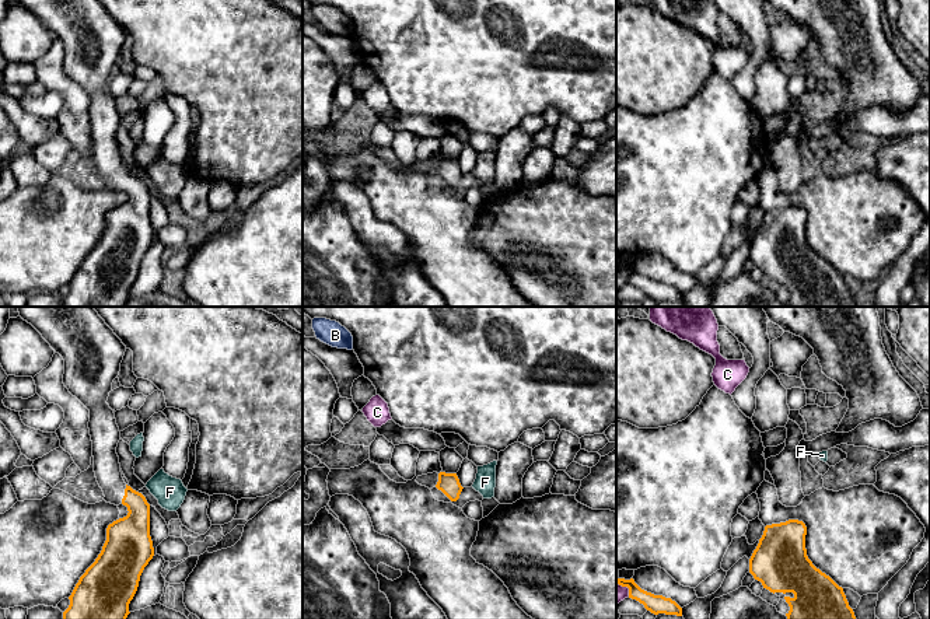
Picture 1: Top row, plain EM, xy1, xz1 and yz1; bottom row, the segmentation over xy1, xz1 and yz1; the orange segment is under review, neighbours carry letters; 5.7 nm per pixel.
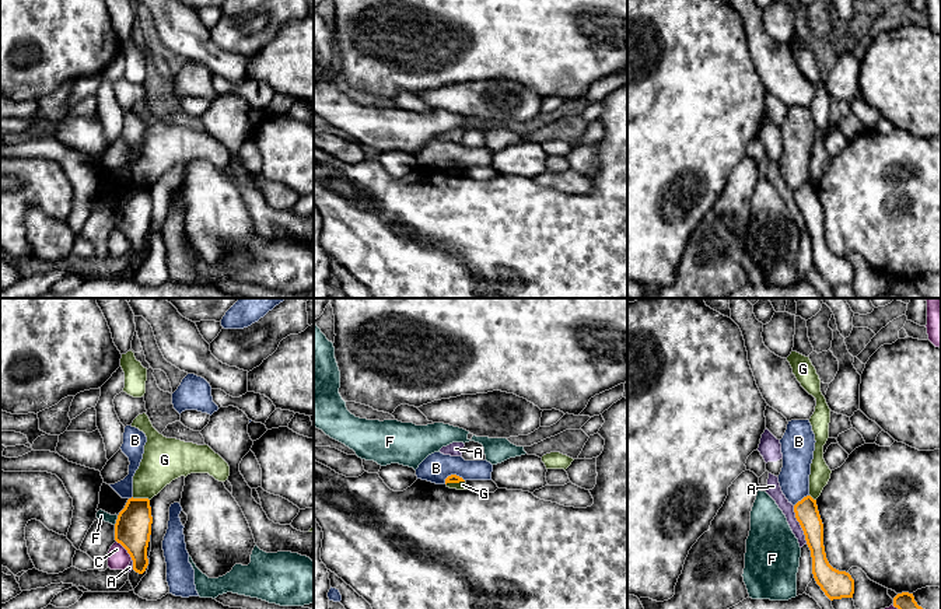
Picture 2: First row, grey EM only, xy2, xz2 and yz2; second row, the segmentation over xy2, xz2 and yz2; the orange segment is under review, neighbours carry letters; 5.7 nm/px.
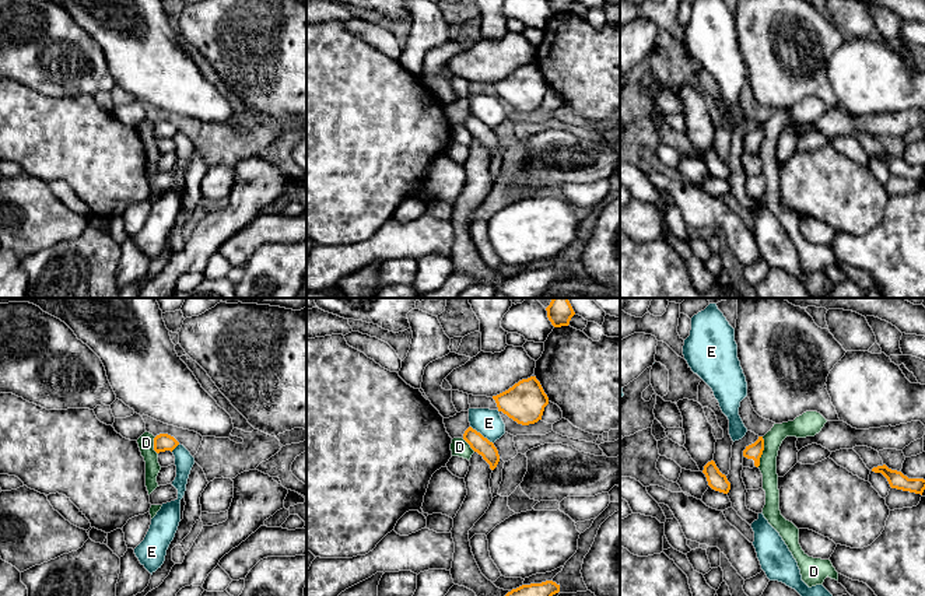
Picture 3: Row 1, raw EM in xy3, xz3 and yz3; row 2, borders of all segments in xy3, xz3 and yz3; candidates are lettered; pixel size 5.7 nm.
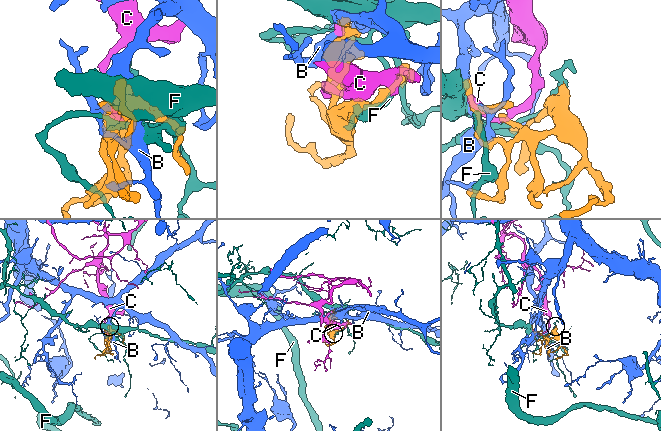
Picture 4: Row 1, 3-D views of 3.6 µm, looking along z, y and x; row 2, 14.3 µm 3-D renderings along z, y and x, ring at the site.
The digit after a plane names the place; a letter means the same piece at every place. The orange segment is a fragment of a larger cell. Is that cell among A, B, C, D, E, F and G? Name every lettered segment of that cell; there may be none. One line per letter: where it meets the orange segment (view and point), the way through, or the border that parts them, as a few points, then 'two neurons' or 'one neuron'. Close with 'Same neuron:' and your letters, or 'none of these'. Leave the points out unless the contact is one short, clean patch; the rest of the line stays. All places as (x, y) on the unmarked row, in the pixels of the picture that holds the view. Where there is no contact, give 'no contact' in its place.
A: contact yz2 (800, 210); border yz2 (793, 192), (796, 206), (807, 230); two neurons
B: contact xz2 (452, 161); two neurons
C: contact xy2 (126, 235); two neurons
D: contact yz3 (761, 139); border yz3 (763, 123), (763, 140), (757, 153); two neurons
E: contact xz3 (480, 121); two neurons
F: contact xy2 (116, 206); two neurons
G: contact xz2 (454, 168); border xz2 (464, 167), (445, 170); two neurons
Same neuron: none of these

